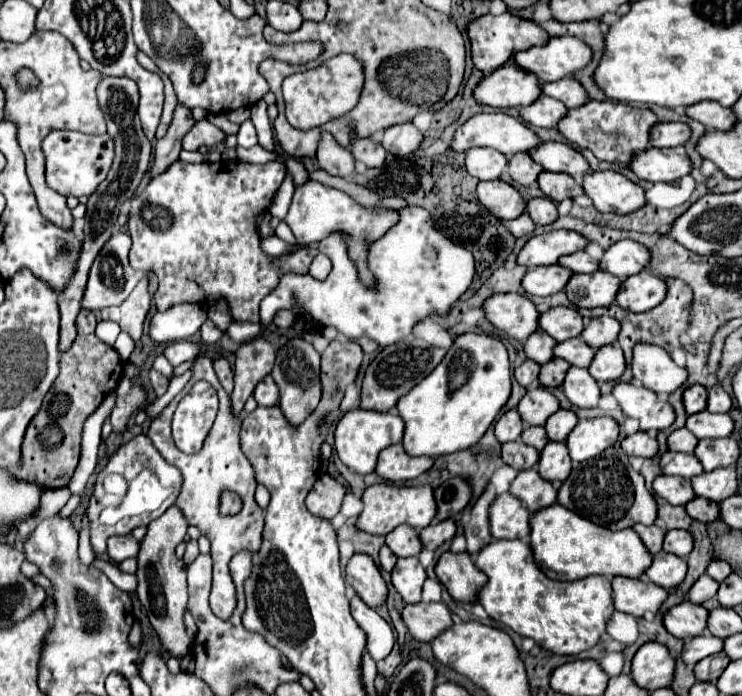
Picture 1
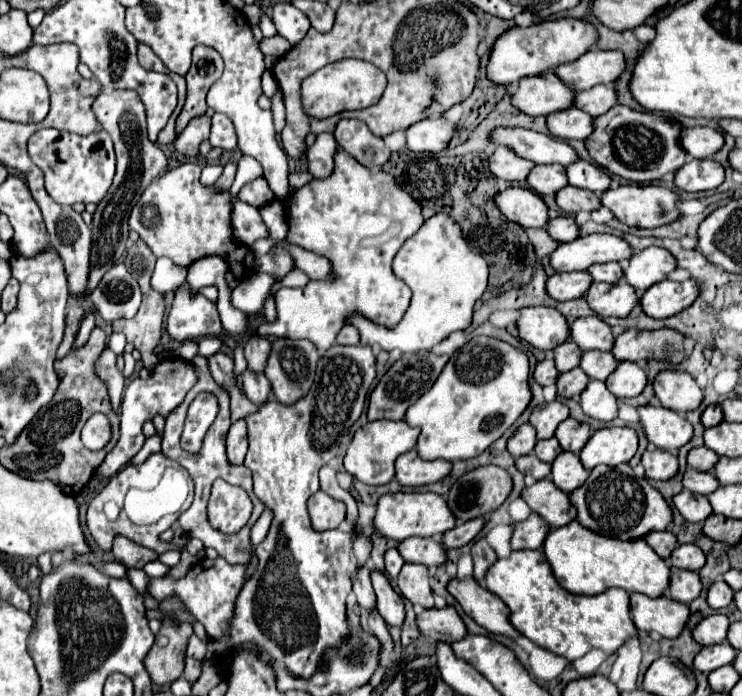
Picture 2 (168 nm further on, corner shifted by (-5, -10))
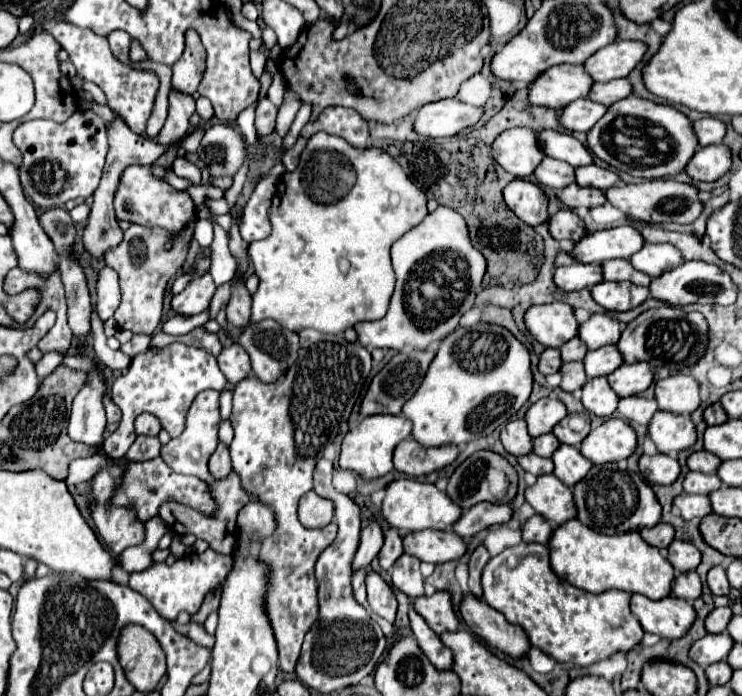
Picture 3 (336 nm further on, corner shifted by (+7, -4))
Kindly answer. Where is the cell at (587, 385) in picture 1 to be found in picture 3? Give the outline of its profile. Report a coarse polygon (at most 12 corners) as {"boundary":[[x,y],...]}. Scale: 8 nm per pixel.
{"boundary":[[604,376],[582,386],[582,406],[608,418],[618,396]]}

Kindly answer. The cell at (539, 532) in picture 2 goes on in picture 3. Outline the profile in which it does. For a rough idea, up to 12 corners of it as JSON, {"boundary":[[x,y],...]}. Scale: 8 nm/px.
{"boundary":[[538,514],[522,524],[522,540],[546,544],[552,526]]}

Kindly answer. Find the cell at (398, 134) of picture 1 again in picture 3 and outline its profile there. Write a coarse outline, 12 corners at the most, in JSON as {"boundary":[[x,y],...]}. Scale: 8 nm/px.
{"boundary":[[454,98],[418,110],[414,132],[454,136],[474,126],[482,108]]}

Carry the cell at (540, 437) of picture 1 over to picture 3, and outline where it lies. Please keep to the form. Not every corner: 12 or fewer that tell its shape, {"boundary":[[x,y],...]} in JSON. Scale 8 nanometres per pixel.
{"boundary":[[548,432],[534,438],[532,452],[544,458],[560,446],[558,438]]}

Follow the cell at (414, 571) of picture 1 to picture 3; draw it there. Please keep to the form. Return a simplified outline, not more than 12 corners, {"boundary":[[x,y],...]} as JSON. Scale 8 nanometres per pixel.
{"boundary":[[402,554],[392,584],[408,598],[424,594],[420,560]]}

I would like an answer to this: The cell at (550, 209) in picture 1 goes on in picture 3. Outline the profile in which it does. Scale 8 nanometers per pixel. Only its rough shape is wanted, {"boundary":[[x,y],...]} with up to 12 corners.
{"boundary":[[570,208],[548,218],[556,240],[578,242],[584,224]]}

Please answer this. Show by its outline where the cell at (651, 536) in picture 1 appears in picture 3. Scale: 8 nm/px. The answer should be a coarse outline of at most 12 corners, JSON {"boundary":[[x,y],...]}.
{"boundary":[[670,524],[642,528],[640,536],[654,548],[666,550],[674,540]]}

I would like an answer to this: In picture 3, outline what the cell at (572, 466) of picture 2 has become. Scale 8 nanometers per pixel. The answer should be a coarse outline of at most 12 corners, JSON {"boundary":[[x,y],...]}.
{"boundary":[[562,444],[554,454],[554,476],[574,486],[592,468],[580,450]]}

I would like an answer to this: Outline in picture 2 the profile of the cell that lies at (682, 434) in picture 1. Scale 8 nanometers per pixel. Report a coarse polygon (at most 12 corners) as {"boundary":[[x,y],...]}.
{"boundary":[[706,446],[690,450],[688,466],[710,472],[720,456]]}

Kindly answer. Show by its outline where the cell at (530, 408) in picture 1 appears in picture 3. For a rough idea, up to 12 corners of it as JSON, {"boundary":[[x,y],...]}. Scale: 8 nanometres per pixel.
{"boundary":[[540,398],[524,416],[532,438],[552,432],[566,406]]}

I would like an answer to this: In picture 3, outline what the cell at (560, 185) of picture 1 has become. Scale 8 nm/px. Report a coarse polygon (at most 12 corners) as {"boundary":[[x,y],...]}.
{"boundary":[[570,184],[558,192],[568,208],[594,208],[606,202],[604,192]]}

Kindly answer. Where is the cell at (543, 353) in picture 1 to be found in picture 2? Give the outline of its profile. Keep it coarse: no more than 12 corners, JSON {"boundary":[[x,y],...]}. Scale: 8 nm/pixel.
{"boundary":[[572,340],[554,348],[560,372],[580,364],[582,350]]}

